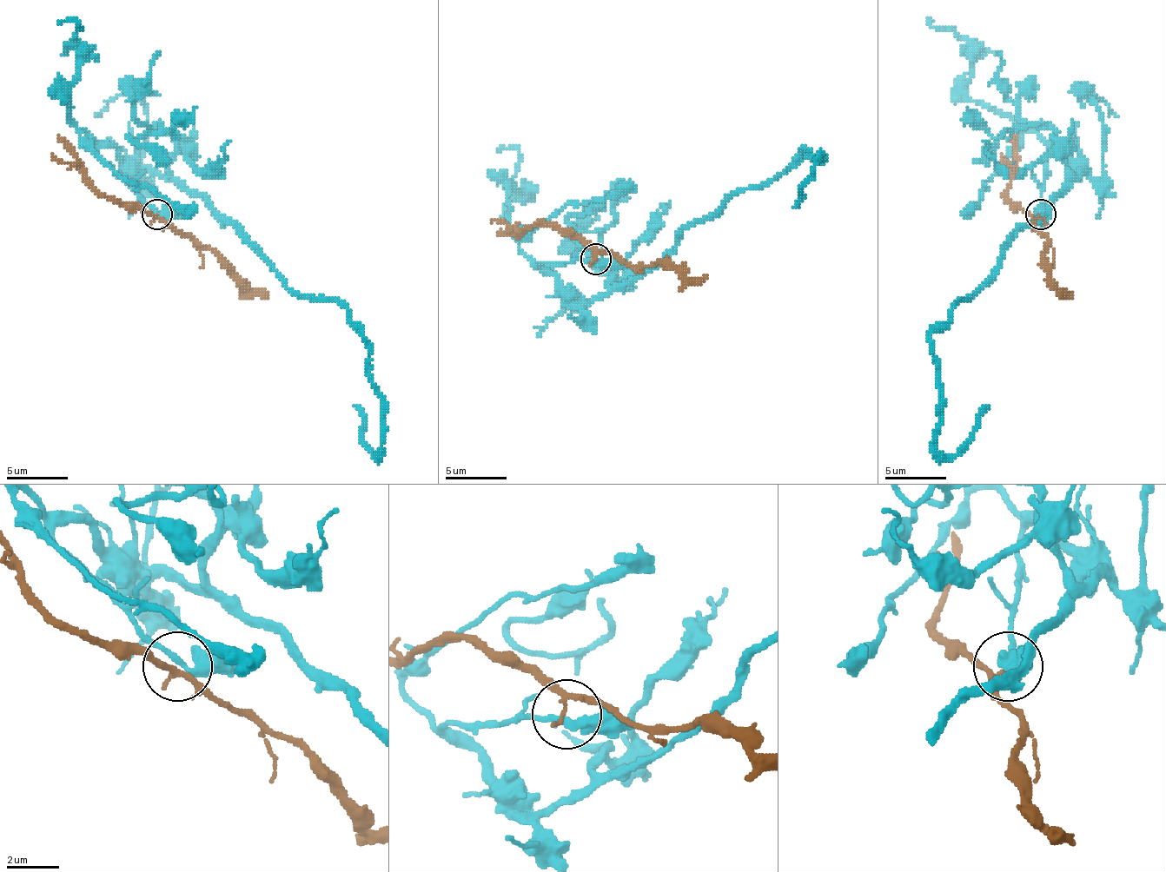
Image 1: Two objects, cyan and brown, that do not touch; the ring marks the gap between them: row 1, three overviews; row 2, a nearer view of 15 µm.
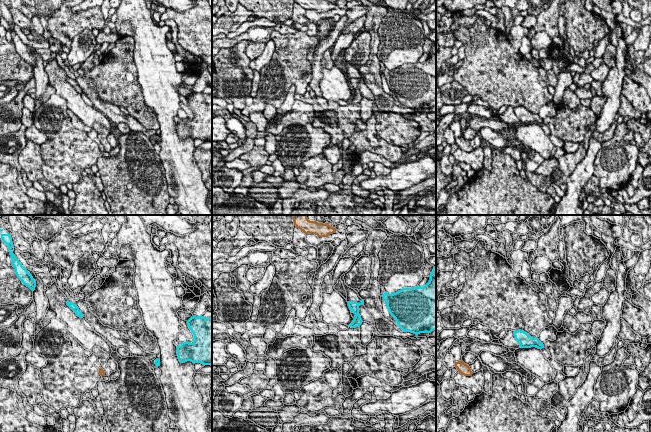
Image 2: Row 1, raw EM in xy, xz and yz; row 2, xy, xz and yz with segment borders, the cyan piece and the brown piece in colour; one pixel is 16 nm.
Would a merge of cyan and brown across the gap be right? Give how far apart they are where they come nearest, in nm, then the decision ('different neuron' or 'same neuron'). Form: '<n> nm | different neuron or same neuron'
850 nm | same neuron

